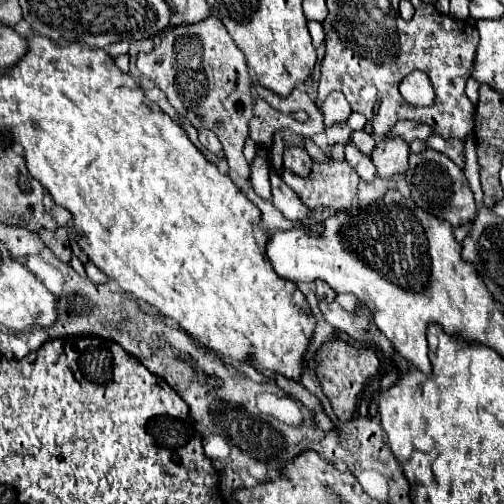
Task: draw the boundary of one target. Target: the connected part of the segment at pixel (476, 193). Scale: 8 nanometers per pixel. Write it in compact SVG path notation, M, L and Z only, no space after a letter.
M467 135L465 145L467 145L467 167L463 171L465 171L465 177L467 177L469 187L473 191L473 197L475 197L475 203L477 203L477 213L479 213L483 191L481 191L481 183L479 183L479 167L477 167L477 153L475 153L475 147L473 147L473 135Z

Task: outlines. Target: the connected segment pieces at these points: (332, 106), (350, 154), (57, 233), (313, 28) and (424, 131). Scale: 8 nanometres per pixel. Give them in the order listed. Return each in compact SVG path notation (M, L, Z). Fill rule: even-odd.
M333 91L333 93L329 93L325 97L325 101L321 103L321 111L323 111L323 117L325 117L325 125L327 127L331 123L345 121L351 115L351 107L349 107L345 95L339 93L339 91Z
M351 141L345 143L345 159L357 169L359 177L365 181L373 181L375 177L375 165L369 155L363 155Z
M57 227L55 231L41 231L39 233L43 243L65 263L71 261L71 247L69 247L69 239L67 239L67 229L65 227Z
M309 21L309 33L313 37L313 45L315 49L323 45L323 25L319 21Z
M401 121L393 127L393 131L389 135L401 135L401 137L407 139L407 143L411 143L413 139L427 139L429 135L433 135L433 129L427 123Z

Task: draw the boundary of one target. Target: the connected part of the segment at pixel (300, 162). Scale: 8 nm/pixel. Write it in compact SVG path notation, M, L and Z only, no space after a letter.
M297 145L285 147L285 151L283 151L283 165L289 171L293 171L295 175L301 175L301 177L309 175L311 163L313 161L311 161L311 157L307 155L307 151L303 147L297 147Z

